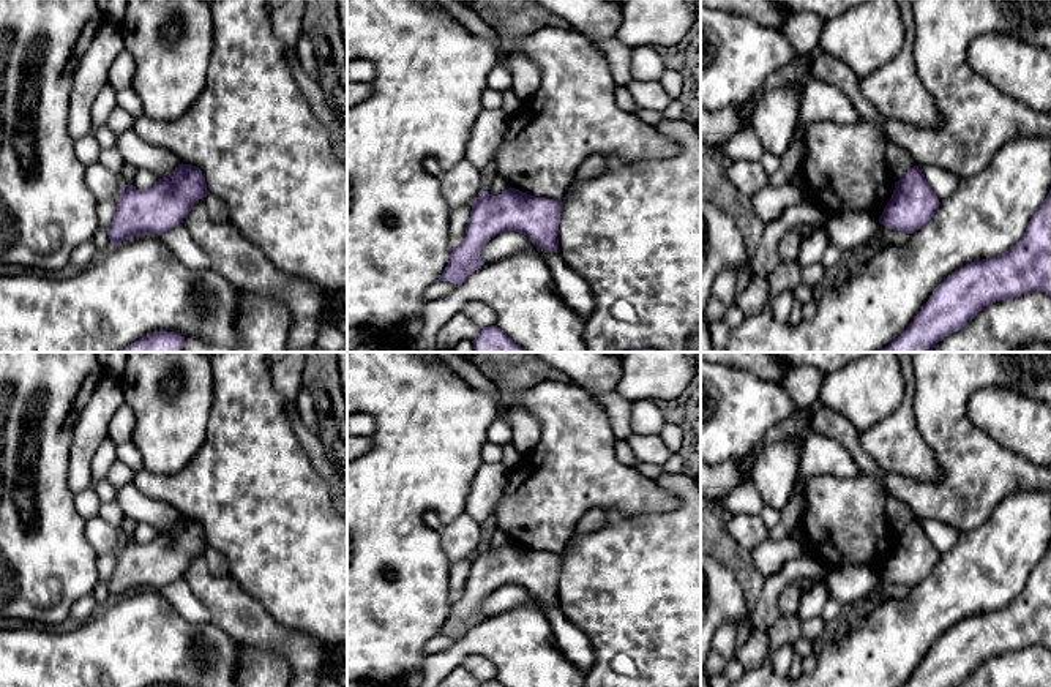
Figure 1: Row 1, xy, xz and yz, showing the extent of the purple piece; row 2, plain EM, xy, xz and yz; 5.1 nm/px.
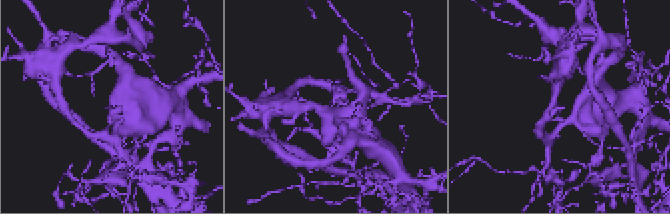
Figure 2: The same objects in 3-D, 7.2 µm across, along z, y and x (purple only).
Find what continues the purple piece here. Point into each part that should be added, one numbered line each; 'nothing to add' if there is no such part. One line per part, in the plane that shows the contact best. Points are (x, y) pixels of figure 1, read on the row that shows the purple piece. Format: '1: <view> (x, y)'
1: xz (573, 114)

